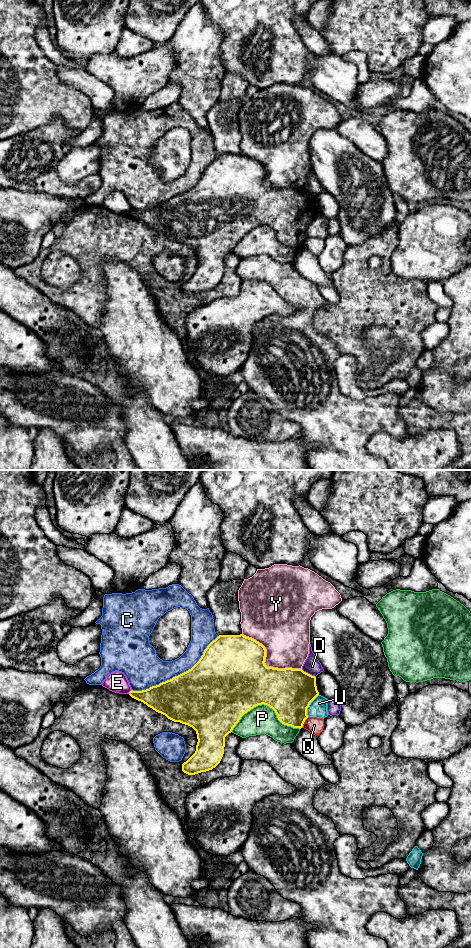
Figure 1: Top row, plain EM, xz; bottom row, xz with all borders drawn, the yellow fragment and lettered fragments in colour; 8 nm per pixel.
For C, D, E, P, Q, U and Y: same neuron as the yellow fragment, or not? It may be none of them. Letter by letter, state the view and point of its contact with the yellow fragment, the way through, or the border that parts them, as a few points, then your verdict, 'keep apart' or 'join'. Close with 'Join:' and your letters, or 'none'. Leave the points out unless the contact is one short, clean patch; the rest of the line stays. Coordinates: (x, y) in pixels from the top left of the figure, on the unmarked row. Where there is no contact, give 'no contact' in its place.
C: meets yellow in xz at (178, 195); keep apart
D: meets yellow in xz at (307, 193); border along xz (301, 189), (315, 197); keep apart
E: meets yellow in xz at (129, 212); border along xz (131, 210), (128, 213); keep apart
P: meets yellow in xz at (265, 224); keep apart
Q: meets yellow in xz at (304, 241); border along xz (308, 237), (301, 247); keep apart
U: meets yellow in xz at (309, 224); keep apart
Y: meets yellow in xz at (264, 183); keep apart
Join: none

